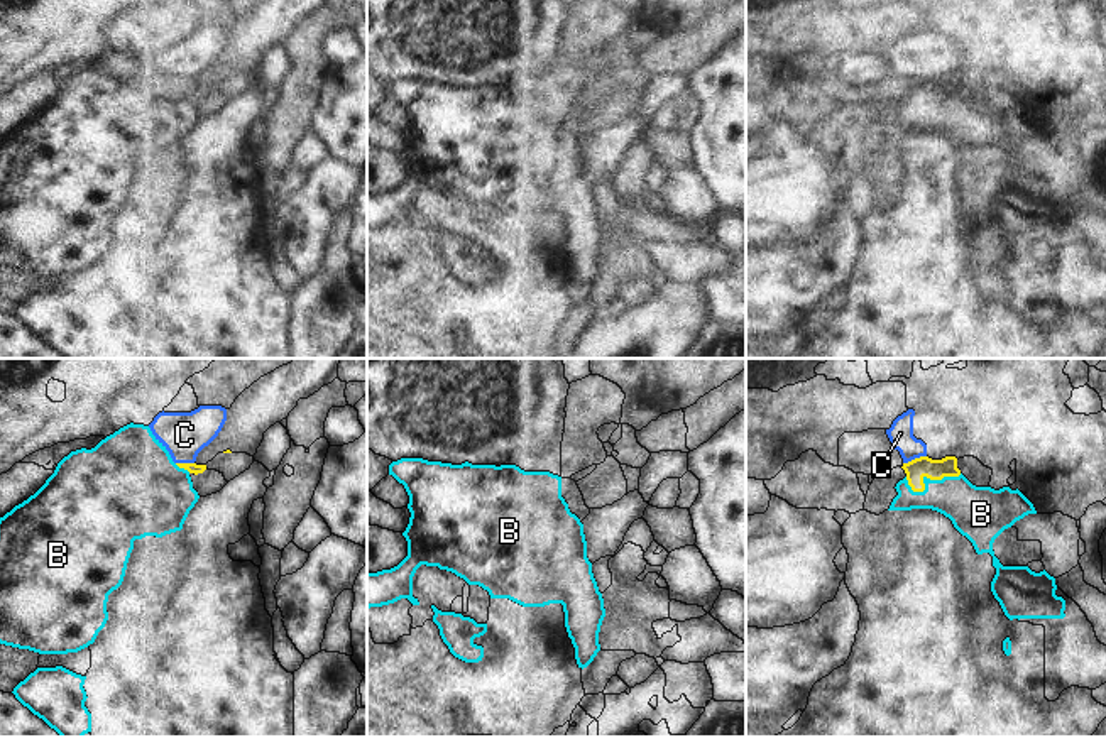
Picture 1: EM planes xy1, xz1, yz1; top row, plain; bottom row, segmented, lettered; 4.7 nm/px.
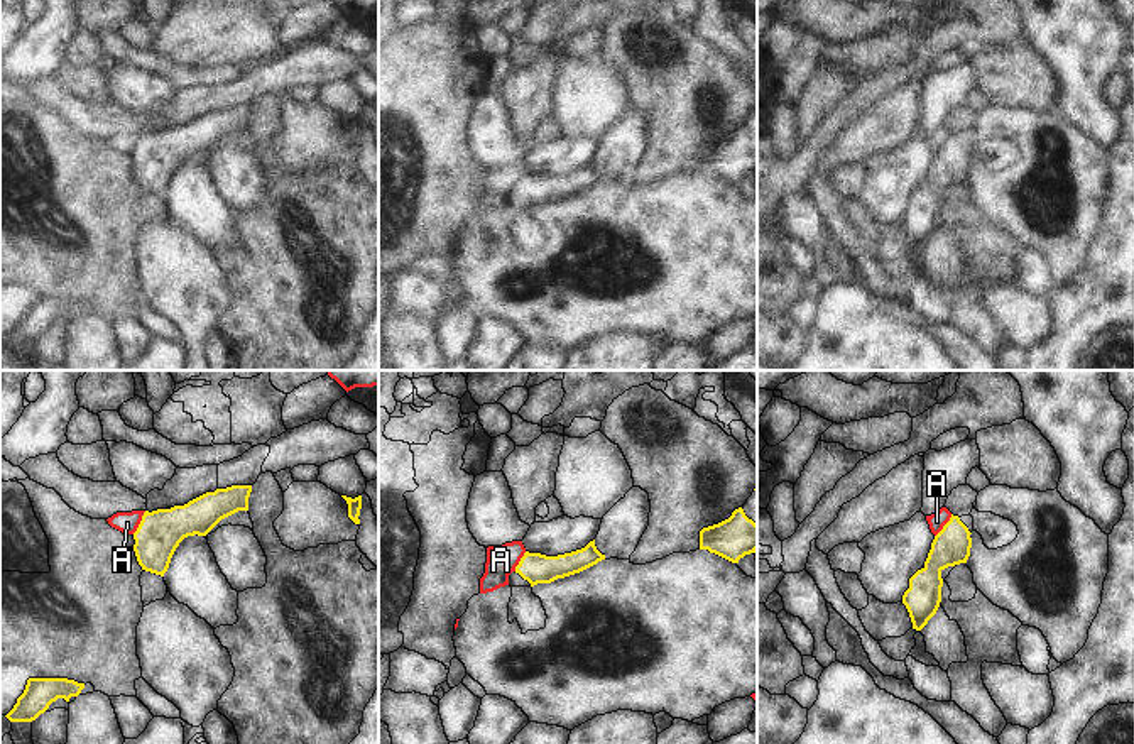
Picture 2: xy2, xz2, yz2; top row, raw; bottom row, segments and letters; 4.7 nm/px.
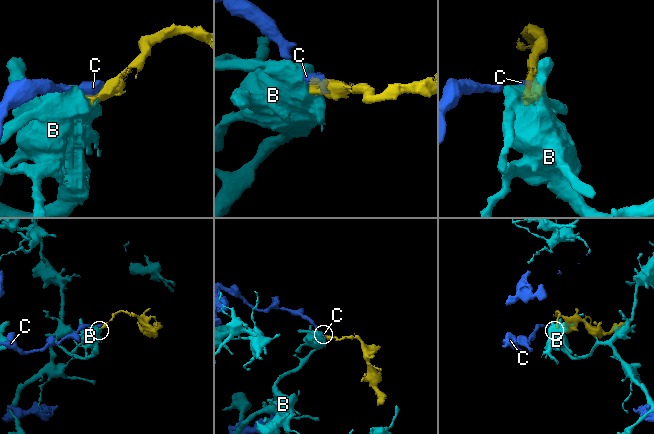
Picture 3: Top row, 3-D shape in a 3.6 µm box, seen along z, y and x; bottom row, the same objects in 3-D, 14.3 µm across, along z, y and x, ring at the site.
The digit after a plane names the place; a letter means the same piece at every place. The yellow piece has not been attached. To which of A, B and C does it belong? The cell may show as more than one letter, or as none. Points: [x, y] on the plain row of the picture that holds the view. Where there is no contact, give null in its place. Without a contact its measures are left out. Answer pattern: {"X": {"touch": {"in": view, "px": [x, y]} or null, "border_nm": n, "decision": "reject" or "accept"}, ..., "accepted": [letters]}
{"A": {"touch": {"in": "xy2", "px": [141, 144]}, "border_nm": 130, "decision": "reject"}, "B": {"touch": {"in": "yz1", "px": [925, 97]}, "border_nm": 280, "decision": "accept"}, "C": {"touch": {"in": "yz1", "px": [915, 80]}, "border_nm": 120, "decision": "reject"}, "accepted": ["B"]}

